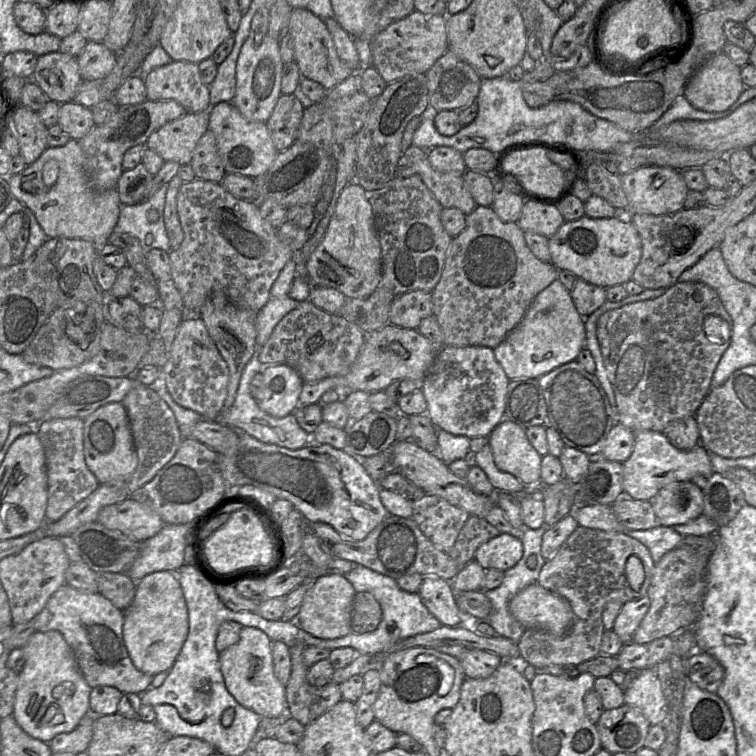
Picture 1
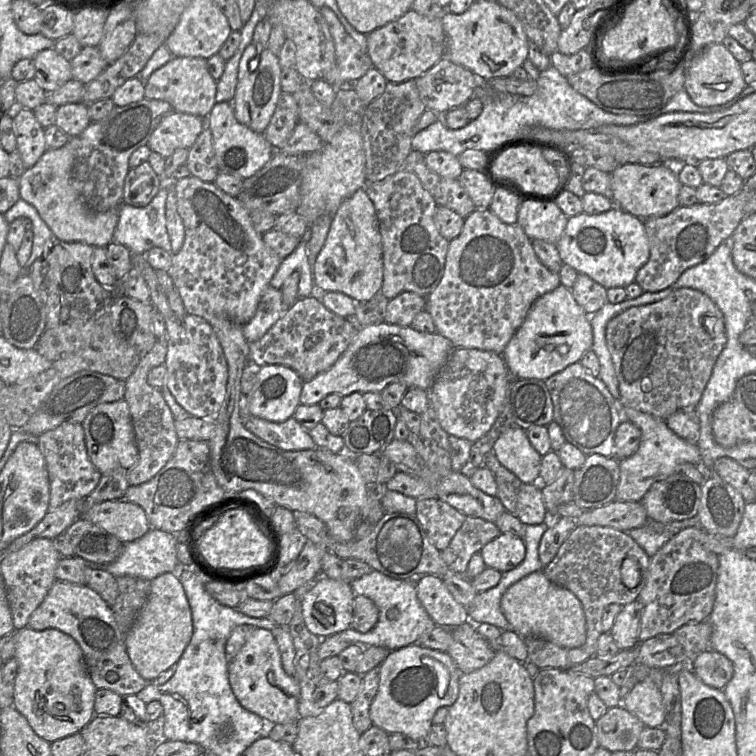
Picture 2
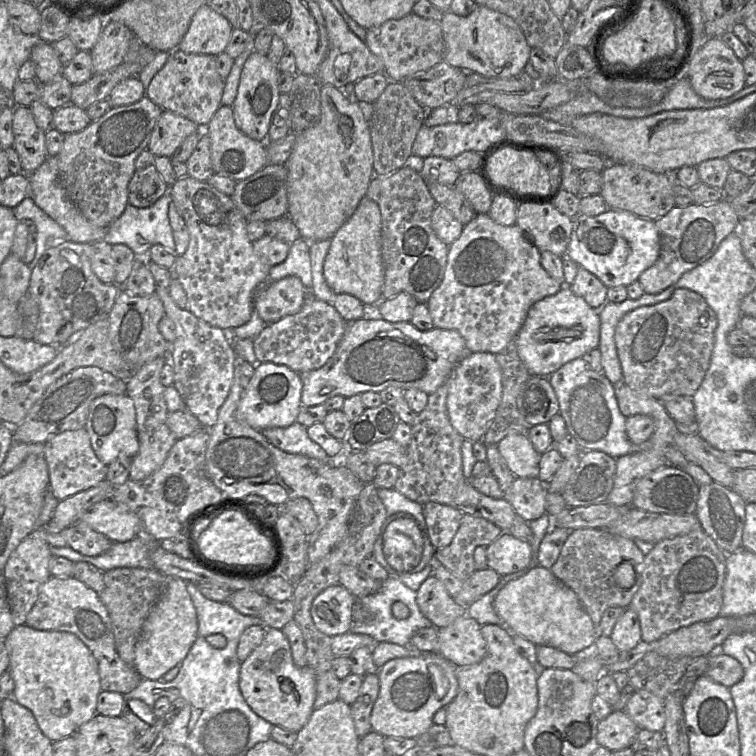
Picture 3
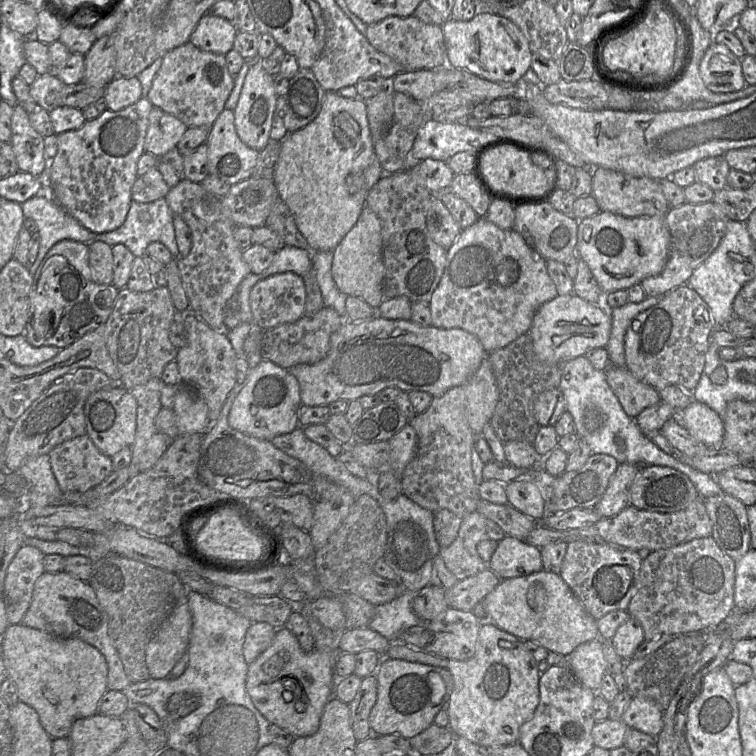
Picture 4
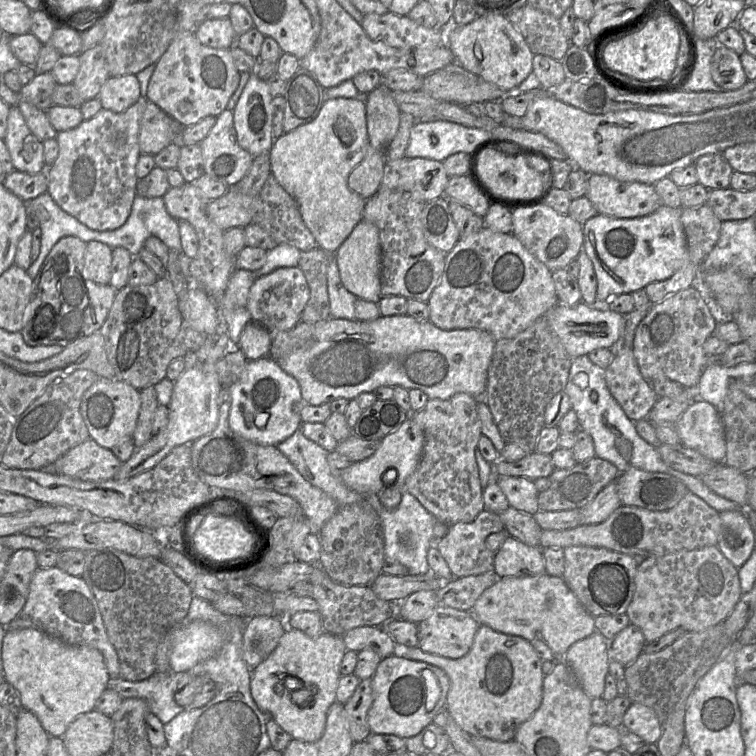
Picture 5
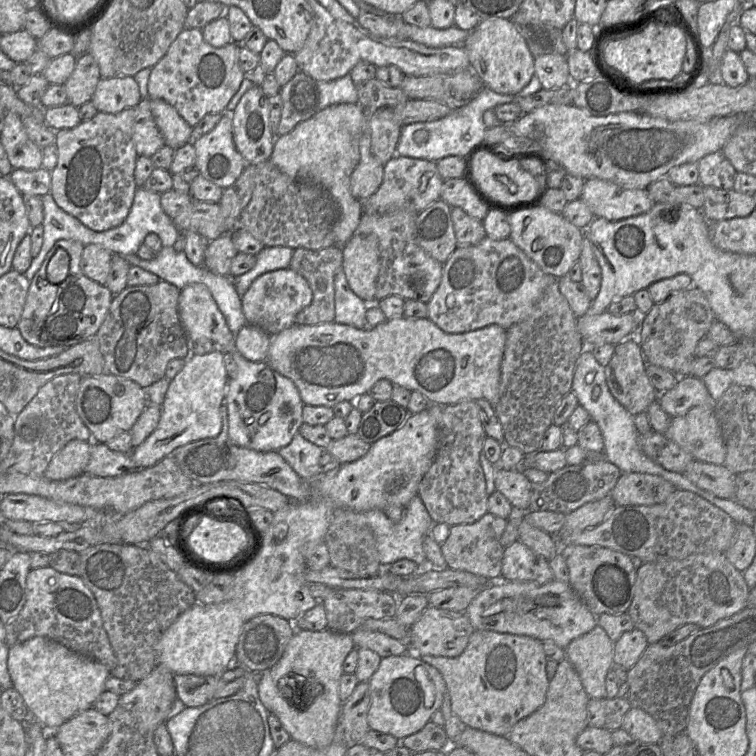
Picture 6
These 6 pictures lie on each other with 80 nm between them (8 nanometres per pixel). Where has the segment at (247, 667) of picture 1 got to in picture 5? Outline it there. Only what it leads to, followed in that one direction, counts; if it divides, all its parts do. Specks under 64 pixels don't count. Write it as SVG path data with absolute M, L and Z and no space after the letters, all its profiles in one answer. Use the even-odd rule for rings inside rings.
M287 627L273 652L251 670L251 695L258 708L267 715L267 721L269 718L273 718L293 739L303 742L318 741L325 730L327 711L336 701L337 685L342 676L340 663L346 650L342 636L323 631L318 637L312 638L300 630ZM311 686L316 687L316 693L311 701L305 701L301 704L303 690Z

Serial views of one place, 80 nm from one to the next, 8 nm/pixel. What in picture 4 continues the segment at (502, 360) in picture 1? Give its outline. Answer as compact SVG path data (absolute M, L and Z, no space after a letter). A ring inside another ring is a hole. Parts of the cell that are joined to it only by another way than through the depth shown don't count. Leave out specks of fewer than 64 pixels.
M575 294L558 295L539 307L533 318L530 334L537 357L549 364L564 364L594 348L606 348L611 332L608 309Z

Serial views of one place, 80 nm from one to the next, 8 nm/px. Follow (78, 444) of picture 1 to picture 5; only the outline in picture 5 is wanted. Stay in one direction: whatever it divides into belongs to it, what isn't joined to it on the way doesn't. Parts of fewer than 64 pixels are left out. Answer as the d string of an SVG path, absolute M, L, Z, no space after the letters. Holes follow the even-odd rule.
M89 438L69 449L54 463L56 474L82 481L101 482L113 479L123 463L110 449Z

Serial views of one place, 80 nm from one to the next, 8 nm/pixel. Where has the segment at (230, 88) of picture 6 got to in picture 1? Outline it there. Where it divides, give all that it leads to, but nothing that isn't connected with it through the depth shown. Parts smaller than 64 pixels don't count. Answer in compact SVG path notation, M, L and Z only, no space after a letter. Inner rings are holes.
M172 61L150 71L143 81L147 100L175 100L187 113L211 107L209 87L202 83L197 63Z

